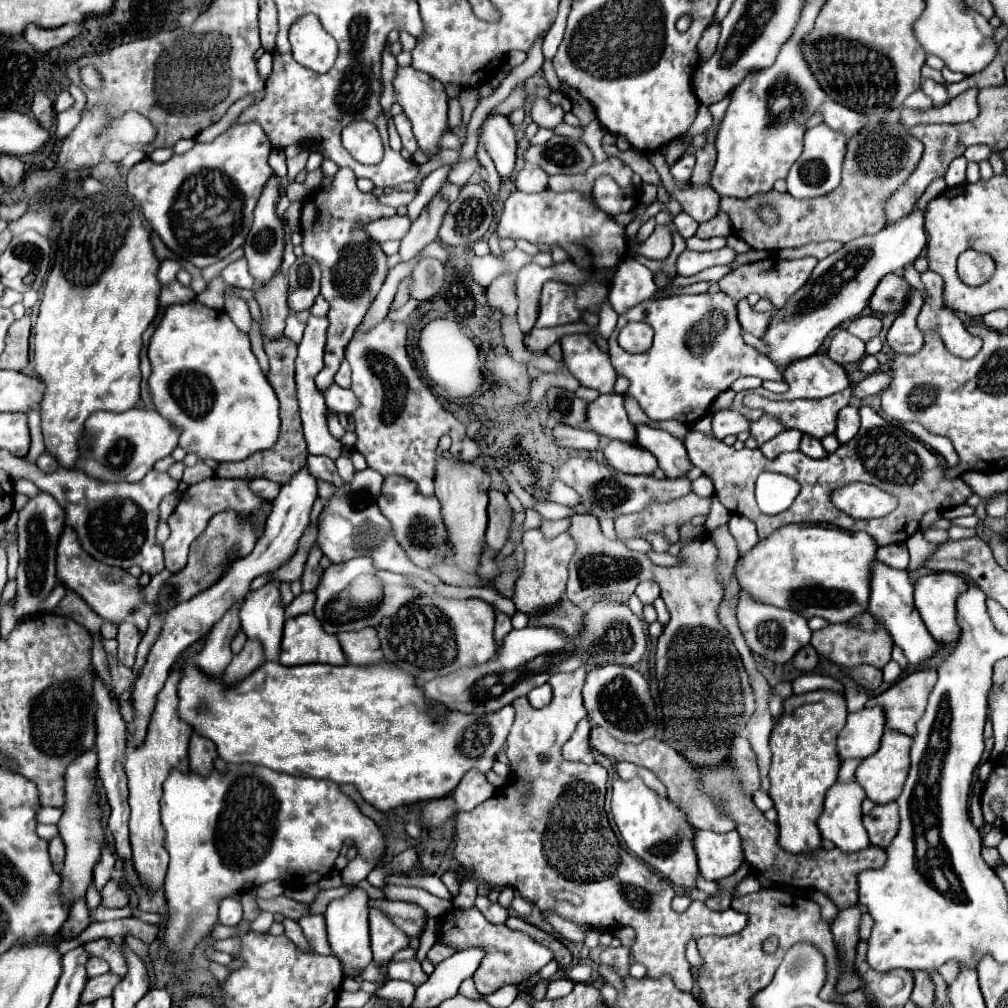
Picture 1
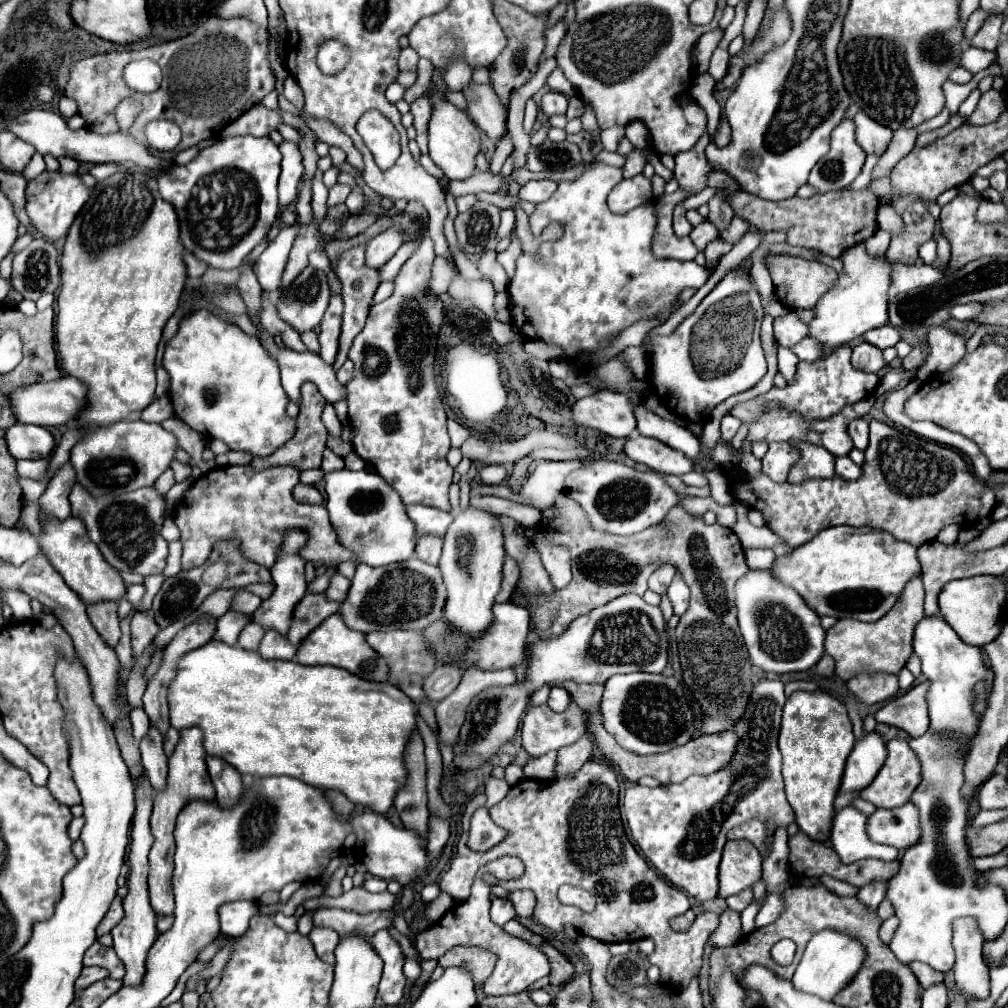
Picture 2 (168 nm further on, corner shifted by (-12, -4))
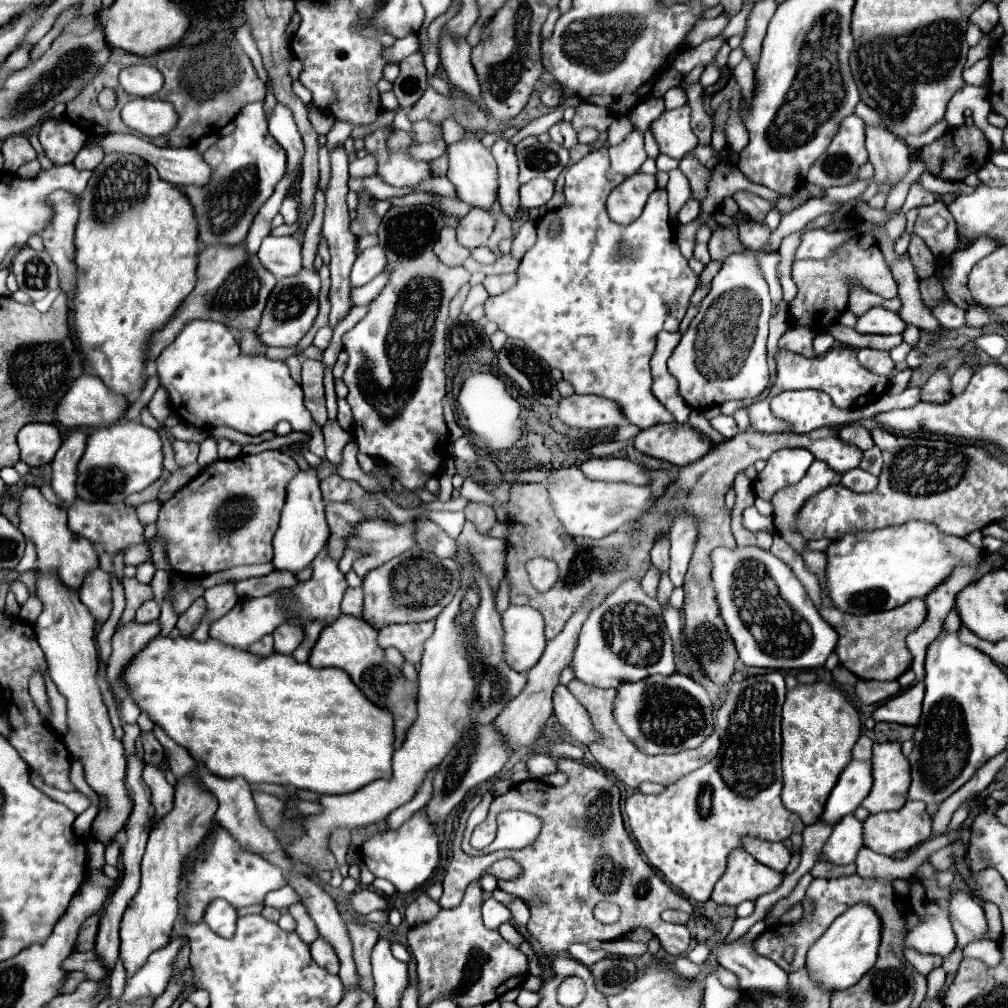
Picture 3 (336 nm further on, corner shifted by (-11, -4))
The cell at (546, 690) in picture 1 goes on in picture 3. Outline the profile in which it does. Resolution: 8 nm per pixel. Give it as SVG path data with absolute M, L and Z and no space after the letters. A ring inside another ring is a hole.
M557 686L553 692L553 710L559 720L559 724L567 730L569 736L573 736L575 742L589 746L593 740L597 740L597 732L587 716L587 710L575 700L575 696L567 690L567 686Z

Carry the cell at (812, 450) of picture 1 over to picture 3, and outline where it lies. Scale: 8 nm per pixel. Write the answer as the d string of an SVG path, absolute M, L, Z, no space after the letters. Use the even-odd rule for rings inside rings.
M853 468L851 472L843 474L841 484L853 492L871 492L877 486L877 476L871 476L869 472L863 472L861 468Z

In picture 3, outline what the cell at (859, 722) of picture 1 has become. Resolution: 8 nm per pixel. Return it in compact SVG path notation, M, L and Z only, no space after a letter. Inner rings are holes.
M853 760L839 776L829 800L825 804L823 820L829 824L839 822L843 816L855 812L855 808L863 802L873 786L871 760Z

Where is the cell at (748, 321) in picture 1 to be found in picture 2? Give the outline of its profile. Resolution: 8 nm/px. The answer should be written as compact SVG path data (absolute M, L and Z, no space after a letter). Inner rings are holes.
M794 312L774 320L774 336L782 346L792 348L802 338L808 336L808 324L804 324Z

